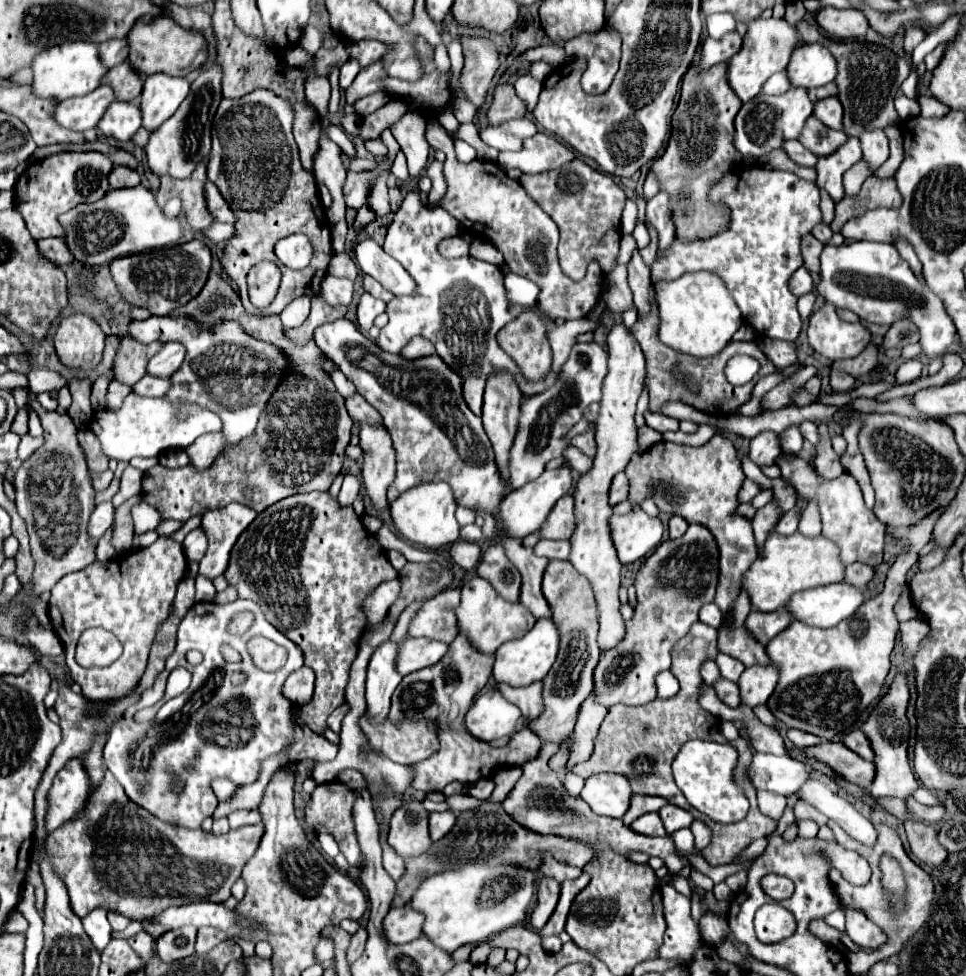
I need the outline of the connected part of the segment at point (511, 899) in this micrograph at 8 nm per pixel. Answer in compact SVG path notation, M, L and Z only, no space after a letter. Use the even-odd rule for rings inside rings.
M468 863L462 869L452 869L422 881L418 891L414 893L414 899L410 899L410 907L424 915L422 935L450 953L468 943L482 943L490 935L496 935L520 923L534 893L534 871L516 865Z

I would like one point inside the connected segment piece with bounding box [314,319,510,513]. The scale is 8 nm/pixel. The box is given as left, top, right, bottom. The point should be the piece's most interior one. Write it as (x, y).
(436, 437)

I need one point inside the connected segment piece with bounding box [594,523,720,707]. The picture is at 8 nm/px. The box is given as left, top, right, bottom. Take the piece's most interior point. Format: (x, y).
(680, 576)

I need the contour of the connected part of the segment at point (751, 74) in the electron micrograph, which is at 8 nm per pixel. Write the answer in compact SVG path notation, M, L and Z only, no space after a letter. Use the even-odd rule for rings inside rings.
M754 19L748 23L748 33L744 35L742 49L730 59L728 69L730 87L742 101L754 99L768 77L786 69L788 59L796 47L796 39L798 39L796 27L786 23L784 19Z

